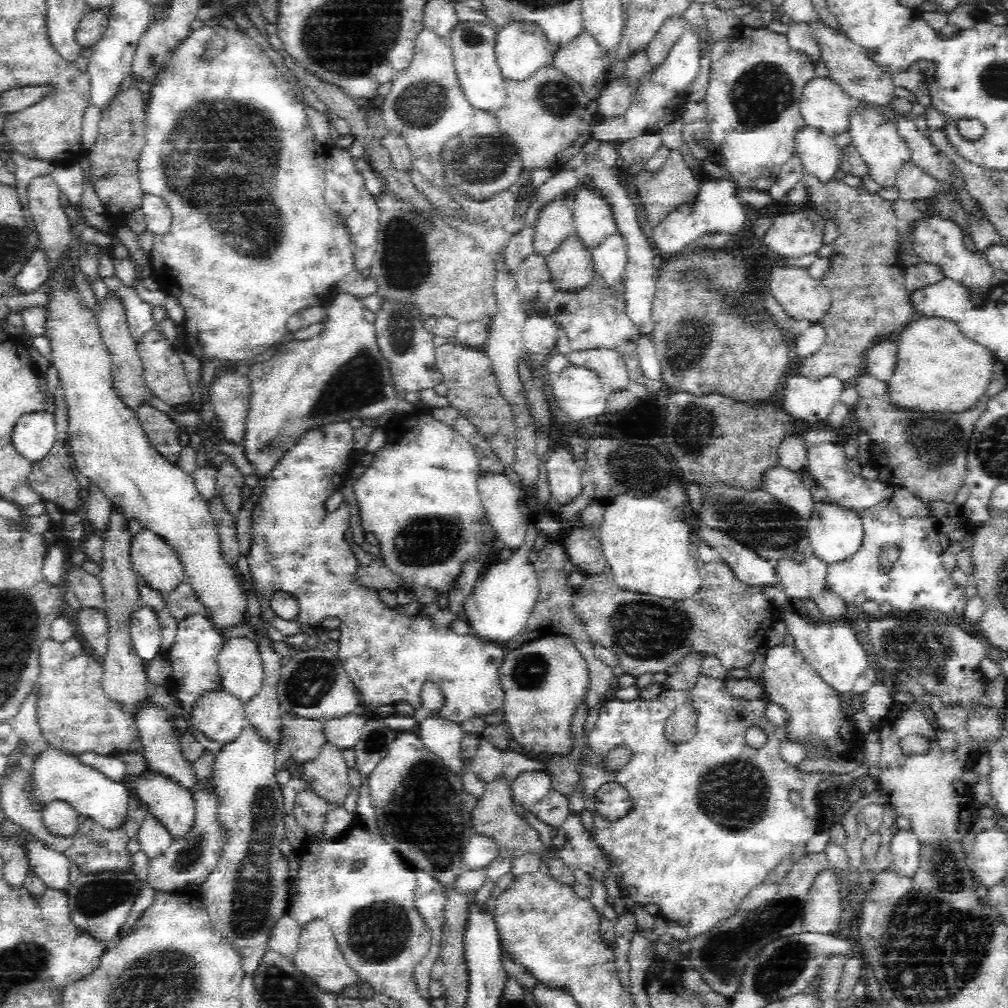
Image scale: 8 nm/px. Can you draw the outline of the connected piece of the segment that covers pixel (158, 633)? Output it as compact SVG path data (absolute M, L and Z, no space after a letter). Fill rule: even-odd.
M148 606L148 608L140 608L138 612L132 612L130 640L132 640L136 656L142 658L144 662L150 662L156 656L160 656L162 630L156 618L156 610Z

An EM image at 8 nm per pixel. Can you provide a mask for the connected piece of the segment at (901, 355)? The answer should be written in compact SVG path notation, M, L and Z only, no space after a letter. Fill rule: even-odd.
M938 316L920 318L918 322L912 322L910 326L904 328L896 344L898 344L896 368L892 376L886 380L888 408L904 410L904 412L922 412L922 414L962 414L962 412L970 412L974 404L978 404L984 398L994 370L992 352L986 346L966 338L958 324L950 320L942 320Z

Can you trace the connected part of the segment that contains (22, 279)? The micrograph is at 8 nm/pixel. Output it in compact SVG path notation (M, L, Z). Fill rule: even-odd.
M36 250L34 254L28 256L26 264L22 264L22 268L6 282L6 286L10 288L10 292L16 294L32 294L46 282L46 276L48 276L46 260L42 252Z

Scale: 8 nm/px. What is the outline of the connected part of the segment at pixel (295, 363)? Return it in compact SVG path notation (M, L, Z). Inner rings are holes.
M334 292L326 308L328 318L320 336L282 344L270 362L248 368L252 396L242 446L258 480L268 476L300 436L312 428L352 418L380 418L388 410L394 410L404 424L408 416L418 412L398 394L394 372L378 348L376 326L364 318L364 298Z

